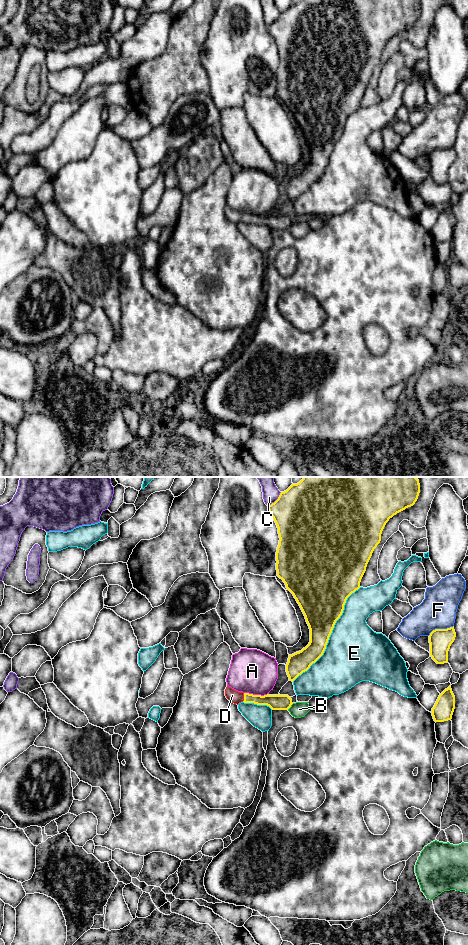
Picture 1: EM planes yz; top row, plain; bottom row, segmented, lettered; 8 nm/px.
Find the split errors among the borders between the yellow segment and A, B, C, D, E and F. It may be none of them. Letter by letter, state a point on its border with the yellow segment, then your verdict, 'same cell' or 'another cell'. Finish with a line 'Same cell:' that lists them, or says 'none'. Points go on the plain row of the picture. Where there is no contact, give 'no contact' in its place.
A: yz (256, 215) | another cell
B: yz (290, 226) | another cell
C: yz (276, 20) | another cell
D: yz (244, 217) | same cell
E: yz (330, 154) | another cell
F: yz (440, 149) | another cell
Same cell: D

